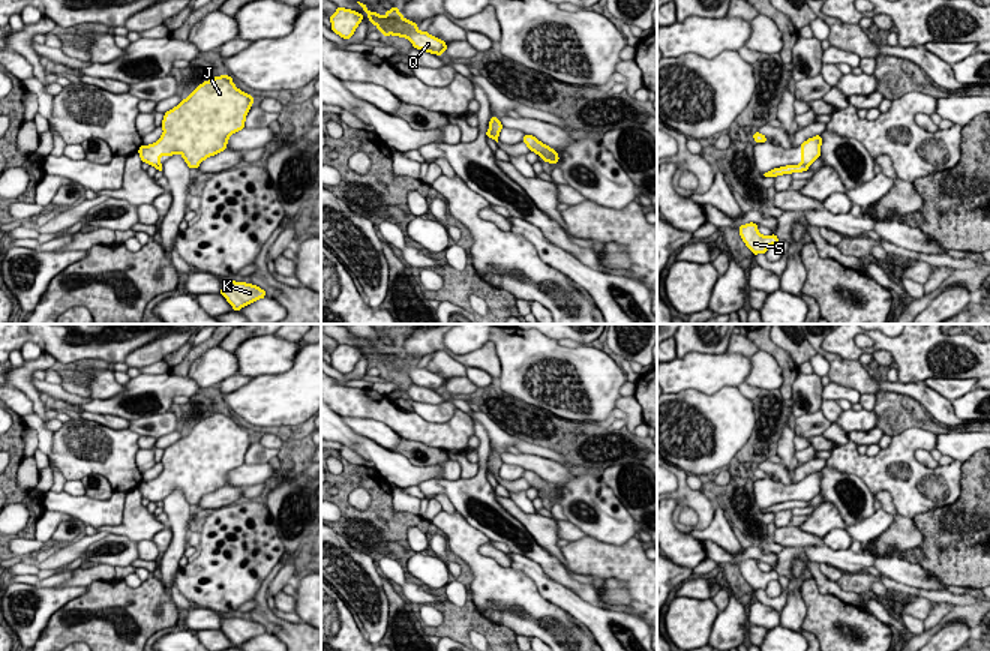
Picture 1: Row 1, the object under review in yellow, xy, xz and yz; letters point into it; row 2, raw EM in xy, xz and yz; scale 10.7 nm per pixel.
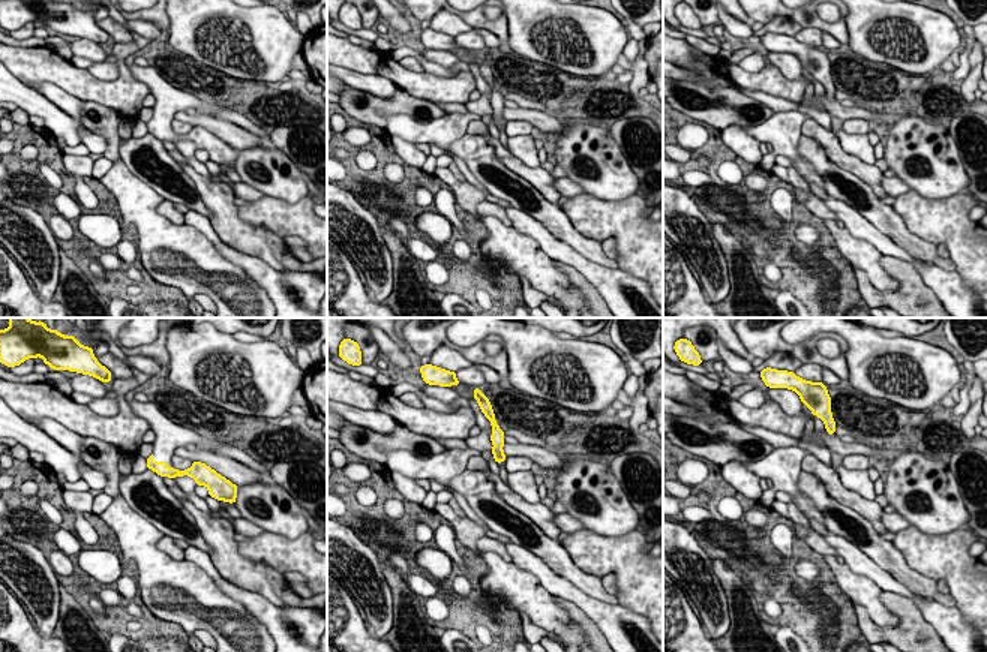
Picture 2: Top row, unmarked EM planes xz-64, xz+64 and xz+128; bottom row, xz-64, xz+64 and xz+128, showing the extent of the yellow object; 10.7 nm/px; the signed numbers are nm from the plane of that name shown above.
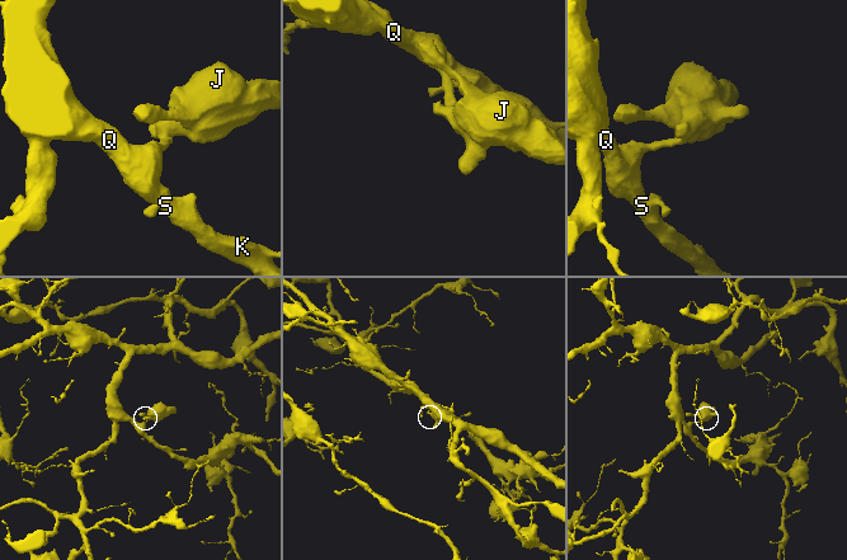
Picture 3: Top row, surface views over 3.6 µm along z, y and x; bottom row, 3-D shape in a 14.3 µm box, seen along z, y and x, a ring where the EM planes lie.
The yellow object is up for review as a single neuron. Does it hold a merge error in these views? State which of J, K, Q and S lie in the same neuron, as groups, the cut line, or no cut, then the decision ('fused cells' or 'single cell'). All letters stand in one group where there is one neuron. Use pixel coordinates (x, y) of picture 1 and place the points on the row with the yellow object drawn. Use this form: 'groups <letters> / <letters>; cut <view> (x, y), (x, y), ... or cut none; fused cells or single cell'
groups J / K Q S; cut yz (801, 164), (807, 167); fused cells

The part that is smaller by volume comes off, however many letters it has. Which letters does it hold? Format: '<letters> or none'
J

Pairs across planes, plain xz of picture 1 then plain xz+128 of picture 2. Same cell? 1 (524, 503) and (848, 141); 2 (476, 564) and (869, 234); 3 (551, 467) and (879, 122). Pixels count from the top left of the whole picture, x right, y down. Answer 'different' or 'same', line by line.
1: same
2: different
3: same

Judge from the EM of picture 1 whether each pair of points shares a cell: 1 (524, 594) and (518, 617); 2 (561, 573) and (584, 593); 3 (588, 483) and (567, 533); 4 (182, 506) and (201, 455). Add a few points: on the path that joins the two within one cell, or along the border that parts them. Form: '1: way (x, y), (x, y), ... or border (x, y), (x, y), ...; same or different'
1: way (518, 600), (518, 611); same
2: way (567, 579), (578, 588); same
3: border (566, 519), (587, 536); different
4: border (162, 498), (179, 489), (191, 504); different

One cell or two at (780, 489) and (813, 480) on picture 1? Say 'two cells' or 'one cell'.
one cell

